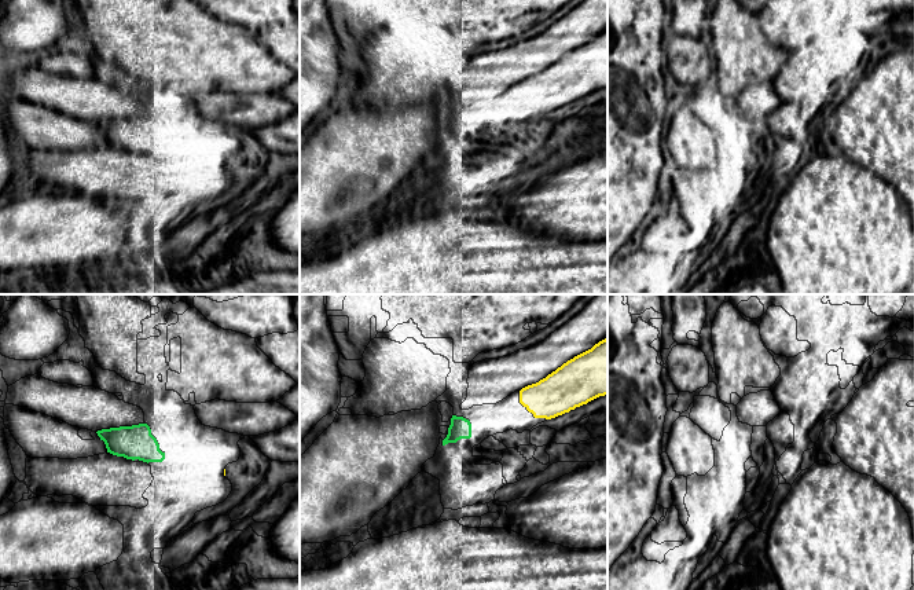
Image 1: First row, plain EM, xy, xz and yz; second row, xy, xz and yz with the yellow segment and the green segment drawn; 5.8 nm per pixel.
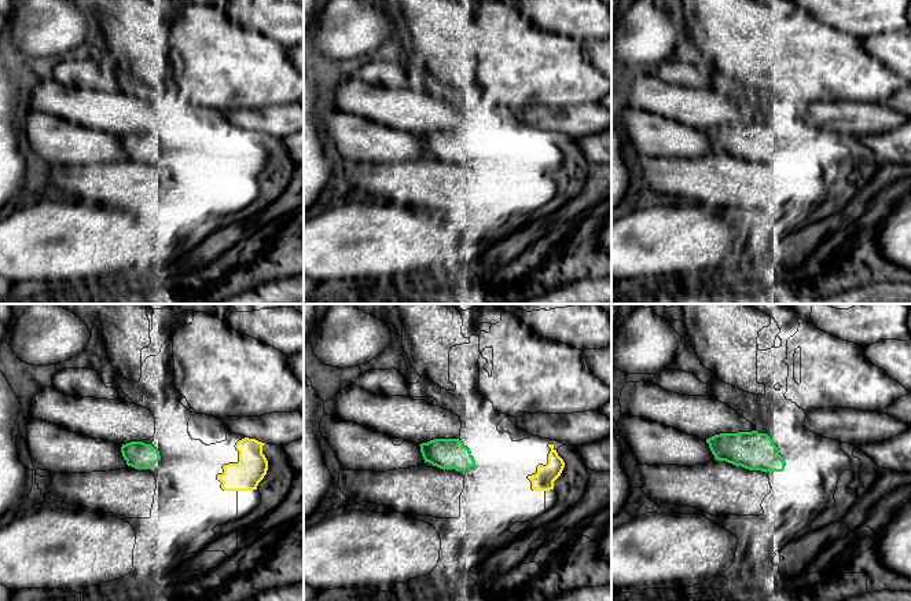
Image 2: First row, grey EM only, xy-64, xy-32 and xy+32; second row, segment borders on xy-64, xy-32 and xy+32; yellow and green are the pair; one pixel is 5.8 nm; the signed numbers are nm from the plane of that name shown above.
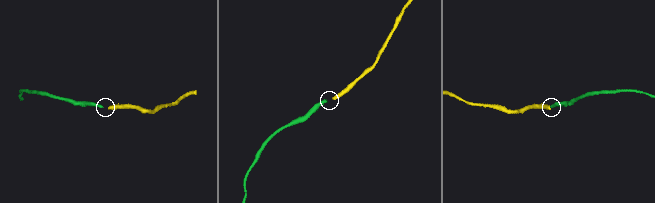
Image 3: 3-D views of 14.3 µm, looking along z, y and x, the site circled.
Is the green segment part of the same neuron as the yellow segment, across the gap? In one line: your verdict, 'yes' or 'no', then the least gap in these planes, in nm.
yes; gap 320 nm

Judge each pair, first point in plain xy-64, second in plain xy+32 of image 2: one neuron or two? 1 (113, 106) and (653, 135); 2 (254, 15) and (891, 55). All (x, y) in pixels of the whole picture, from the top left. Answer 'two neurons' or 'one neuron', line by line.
1: two neurons
2: two neurons

